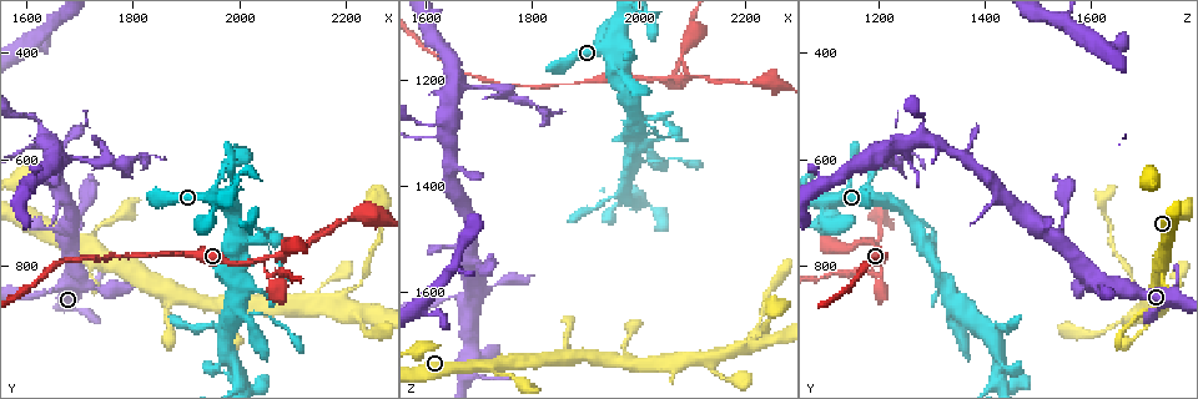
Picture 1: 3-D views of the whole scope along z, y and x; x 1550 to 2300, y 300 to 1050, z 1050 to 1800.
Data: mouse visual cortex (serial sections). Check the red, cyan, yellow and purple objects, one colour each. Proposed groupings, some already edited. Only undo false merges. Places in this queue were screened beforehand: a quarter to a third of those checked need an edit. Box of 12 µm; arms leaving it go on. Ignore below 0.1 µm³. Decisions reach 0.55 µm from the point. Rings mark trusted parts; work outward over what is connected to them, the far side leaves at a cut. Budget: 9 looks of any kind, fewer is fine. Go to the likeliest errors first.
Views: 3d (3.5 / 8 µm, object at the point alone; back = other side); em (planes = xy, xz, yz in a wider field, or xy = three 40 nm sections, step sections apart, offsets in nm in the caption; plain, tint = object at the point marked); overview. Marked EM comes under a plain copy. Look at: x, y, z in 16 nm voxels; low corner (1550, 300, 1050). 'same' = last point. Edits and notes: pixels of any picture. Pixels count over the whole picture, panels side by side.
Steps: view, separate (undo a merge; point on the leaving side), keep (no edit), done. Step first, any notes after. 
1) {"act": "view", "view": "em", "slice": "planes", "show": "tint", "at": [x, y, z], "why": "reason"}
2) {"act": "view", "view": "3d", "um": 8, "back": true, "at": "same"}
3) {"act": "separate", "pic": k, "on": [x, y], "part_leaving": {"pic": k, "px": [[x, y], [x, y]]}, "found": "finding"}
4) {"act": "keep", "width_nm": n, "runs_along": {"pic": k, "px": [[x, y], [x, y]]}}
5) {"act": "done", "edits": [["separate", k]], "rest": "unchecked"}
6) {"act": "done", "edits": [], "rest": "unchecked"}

{"act": "view", "view": "3d", "um": 3.5, "at": [2185, 865, 1705], "why": "three arms meet"}

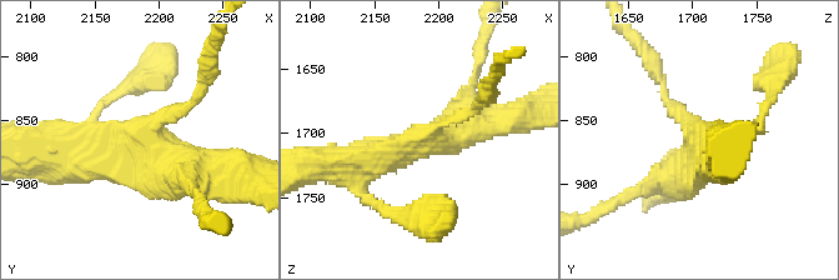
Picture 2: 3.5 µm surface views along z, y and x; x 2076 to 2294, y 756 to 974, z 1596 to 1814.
{"act": "view", "view": "em", "slice": "xy", "step": 1, "show": "tint", "at": [2188, 864, 1704], "arms": 3, "arm_widths_nm": [150, 400, 450]}

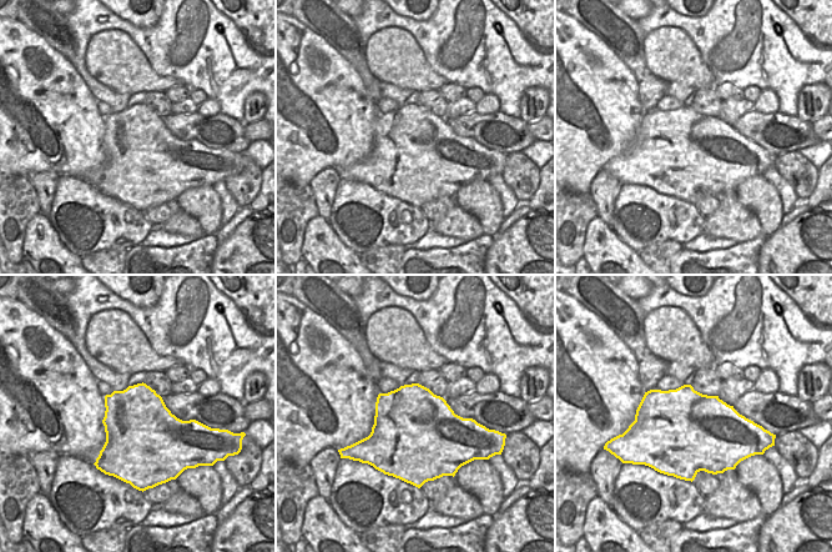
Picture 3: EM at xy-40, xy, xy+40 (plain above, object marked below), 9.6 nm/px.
{"act": "keep", "runs_along": {"pic": 2, "px": [[342, 164], [491, 121]]}, "found": "all the same cell"}

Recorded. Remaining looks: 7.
{"act": "view", "view": "3d", "um": 8, "at": [2000, 995, 1430], "why": "four or more arms meet"}

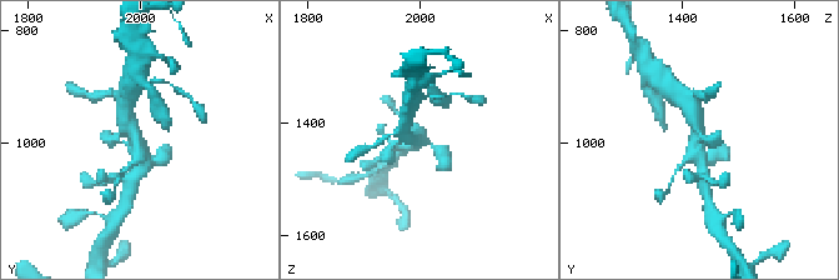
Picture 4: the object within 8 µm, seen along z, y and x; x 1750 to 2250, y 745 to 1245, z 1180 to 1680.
{"act": "view", "view": "em", "slice": "xy", "step": 2, "show": "tint", "at": [1995, 995, 1435], "why": "now the EM"}

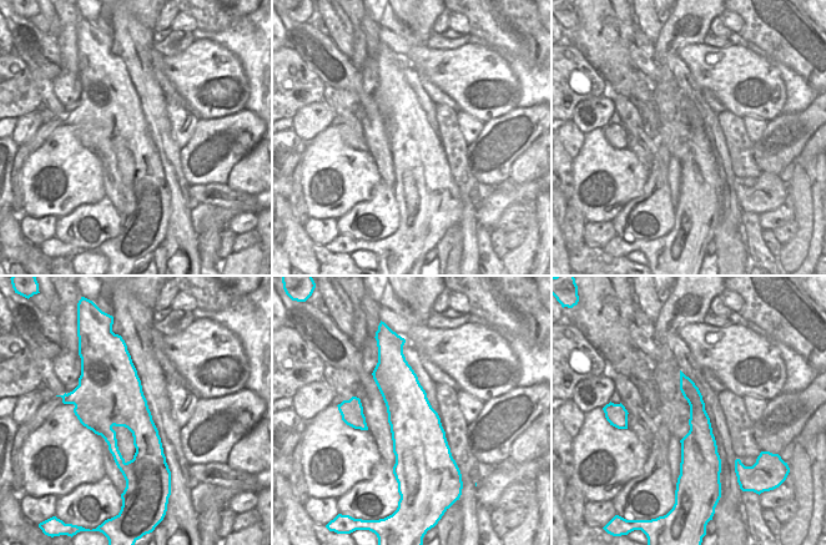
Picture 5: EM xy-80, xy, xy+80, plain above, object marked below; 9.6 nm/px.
{"act": "keep", "runs_along": {"pic": 4, "px": [[125, 108], [144, 156], [159, 159]]}, "found": "continuous, no second cell"}

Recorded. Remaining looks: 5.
{"act": "view", "view": "3d", "um": 8, "at": [1695, 740, 1540], "why": "two arms in line, one across"}

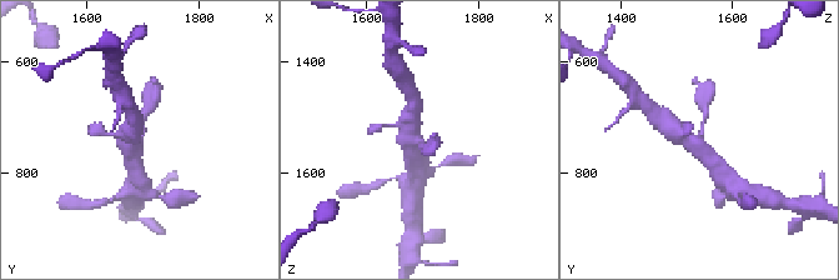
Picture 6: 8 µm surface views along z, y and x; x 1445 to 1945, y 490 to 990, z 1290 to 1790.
{"act": "view", "view": "3d", "um": 3.5, "at": [1690, 740, 1545]}

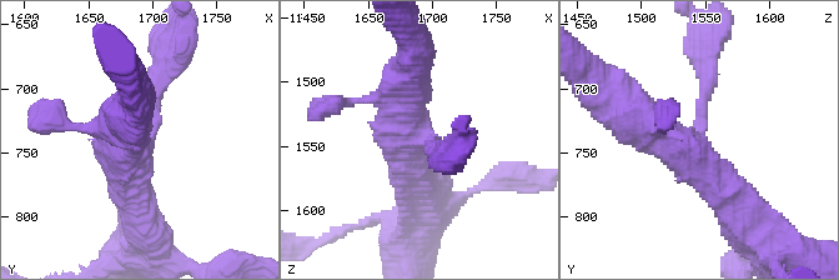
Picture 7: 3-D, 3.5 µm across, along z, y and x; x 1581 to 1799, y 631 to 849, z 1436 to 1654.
{"act": "view", "view": "em", "slice": "xy", "step": 1, "show": "tint", "at": [1694, 740, 1542]}

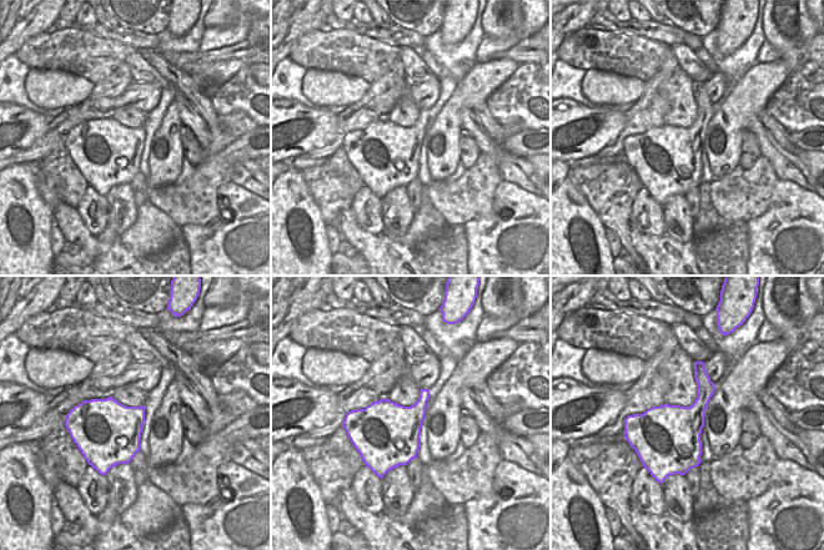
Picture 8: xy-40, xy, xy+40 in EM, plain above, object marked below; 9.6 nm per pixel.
{"act": "keep", "found": "all the same cell"}

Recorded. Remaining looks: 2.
{"act": "view", "view": "3d", "um": 8, "at": [1710, 595, 1215], "why": "a narrow waist"}

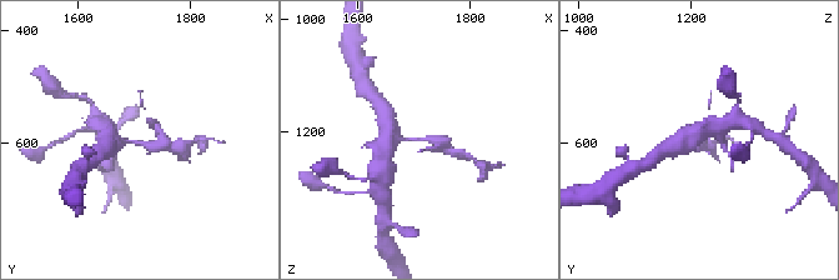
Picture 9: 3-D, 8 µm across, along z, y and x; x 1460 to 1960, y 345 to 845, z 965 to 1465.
{"act": "view", "view": "3d", "um": 3.5, "at": [1705, 600, 1215], "why": "zoom in"}

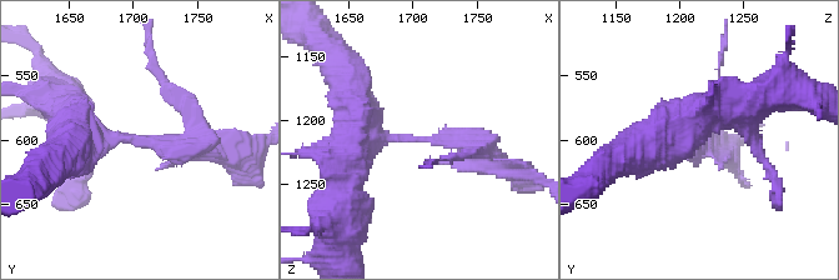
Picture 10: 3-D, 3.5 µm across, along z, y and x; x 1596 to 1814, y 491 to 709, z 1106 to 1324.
{"act": "separate", "pic": 10, "on": [164, 140], "found": "a second cell is stuck on"}

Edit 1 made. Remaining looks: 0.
{"act": "done", "edits": [["separate", 10]], "rest": "unchecked"}

